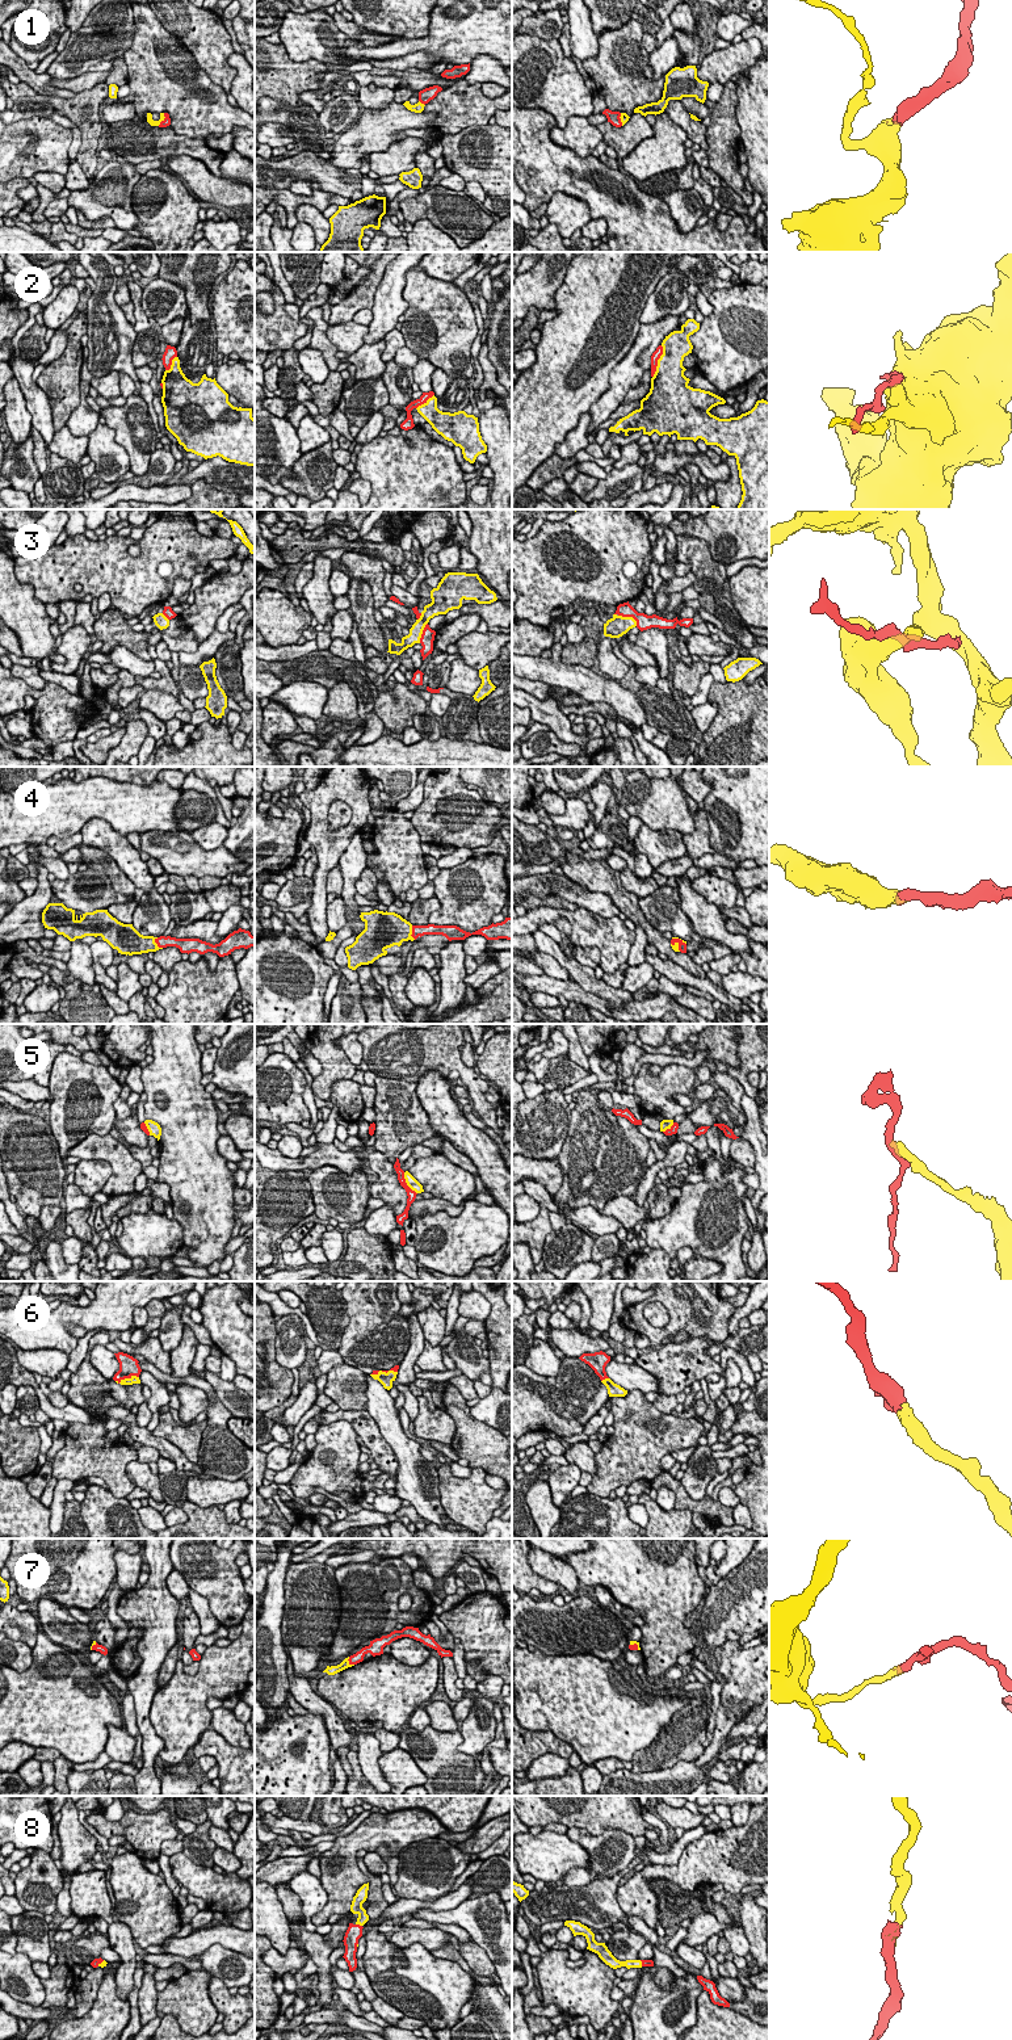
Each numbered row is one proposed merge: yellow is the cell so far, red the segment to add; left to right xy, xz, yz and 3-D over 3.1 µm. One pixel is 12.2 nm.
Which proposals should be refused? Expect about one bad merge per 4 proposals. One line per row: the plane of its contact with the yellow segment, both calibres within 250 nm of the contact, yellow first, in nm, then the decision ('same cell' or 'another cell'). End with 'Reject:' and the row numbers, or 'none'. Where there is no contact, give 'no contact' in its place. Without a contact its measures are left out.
1: meets yellow in xy; 70 nm thick on the yellow side, 100 nm on the other; same cell
2: meets yellow in yz; 380 nm thick on the yellow side, 100 nm on the other; another cell
3: meets yellow in yz; 260 nm thick on the yellow side, 190 nm on the other; another cell
4: meets yellow in xy; 260 nm thick on the yellow side, 140 nm on the other; same cell
5: meets yellow in xz; 140 nm thick on the yellow side, 100 nm on the other; another cell
6: meets yellow in xy; 100 nm thick on the yellow side, 240 nm on the other; same cell
7: meets yellow in xz; 120 nm thick on the yellow side, 130 nm on the other; same cell
8: meets yellow in xz; 160 nm thick on the yellow side, 190 nm on the other; same cell
Reject: 2, 3, 5

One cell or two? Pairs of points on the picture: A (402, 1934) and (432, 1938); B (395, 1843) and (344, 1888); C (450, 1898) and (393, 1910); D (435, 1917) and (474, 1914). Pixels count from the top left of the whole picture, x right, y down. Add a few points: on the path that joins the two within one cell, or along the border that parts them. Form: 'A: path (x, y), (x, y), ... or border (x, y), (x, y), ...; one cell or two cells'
A: path (410, 1935), (424, 1936); one cell
B: path (374, 1838), (362, 1838), (344, 1856), (344, 1867); one cell
C: path (436, 1905), (407, 1906); one cell
D: path (444, 1917), (465, 1915); one cell

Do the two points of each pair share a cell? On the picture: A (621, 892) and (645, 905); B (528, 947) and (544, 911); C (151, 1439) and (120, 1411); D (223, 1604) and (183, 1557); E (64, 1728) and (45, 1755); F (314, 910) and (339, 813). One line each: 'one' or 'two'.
A: two
B: two
C: one
D: one
E: two
F: two

